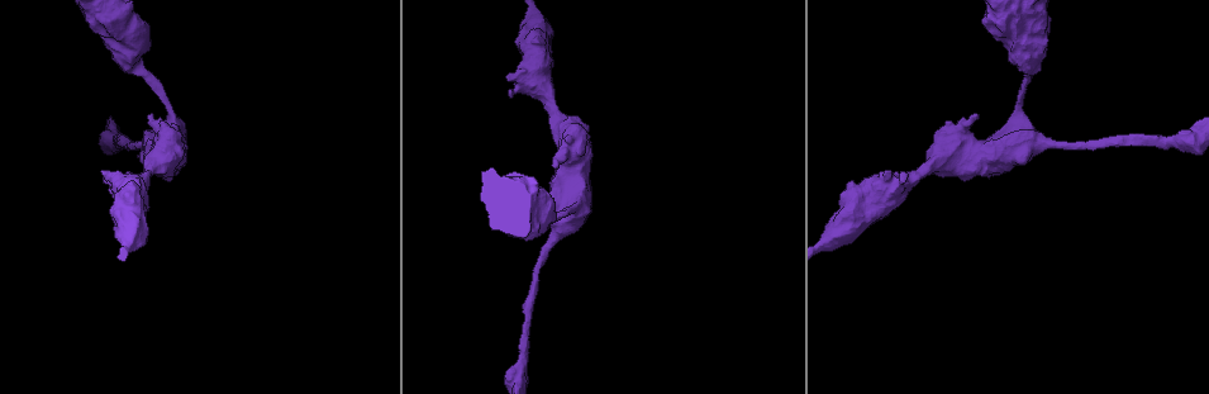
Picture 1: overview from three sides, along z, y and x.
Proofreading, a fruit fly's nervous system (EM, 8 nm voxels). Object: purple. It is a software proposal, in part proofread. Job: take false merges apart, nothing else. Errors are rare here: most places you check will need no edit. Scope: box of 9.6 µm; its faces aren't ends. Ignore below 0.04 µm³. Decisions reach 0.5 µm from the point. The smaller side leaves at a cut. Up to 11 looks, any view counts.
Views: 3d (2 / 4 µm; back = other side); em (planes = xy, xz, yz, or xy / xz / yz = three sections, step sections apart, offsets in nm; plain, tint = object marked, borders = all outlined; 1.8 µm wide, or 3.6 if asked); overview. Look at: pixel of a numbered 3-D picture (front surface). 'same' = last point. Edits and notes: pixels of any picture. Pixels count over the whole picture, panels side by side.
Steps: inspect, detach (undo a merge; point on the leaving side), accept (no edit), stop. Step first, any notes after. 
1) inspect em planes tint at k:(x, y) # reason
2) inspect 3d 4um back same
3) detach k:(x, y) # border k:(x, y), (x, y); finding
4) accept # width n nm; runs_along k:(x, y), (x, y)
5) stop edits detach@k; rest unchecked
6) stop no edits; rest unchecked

inspect 3d 4um back at 1:(557, 236) # thick turns thin

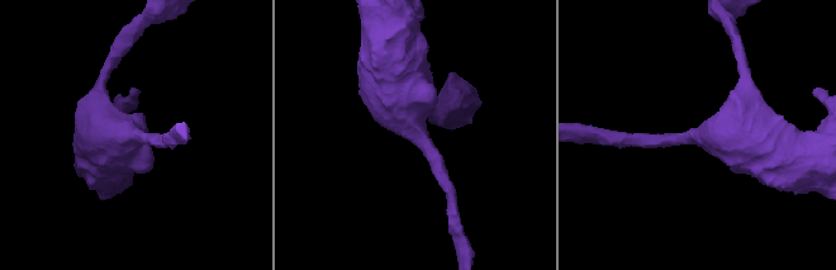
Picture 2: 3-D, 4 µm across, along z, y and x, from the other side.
inspect em 3.6um xz step 16 tint at 2:(136, 137) # arm_widths 180, 480 nm; shape alone is not enough

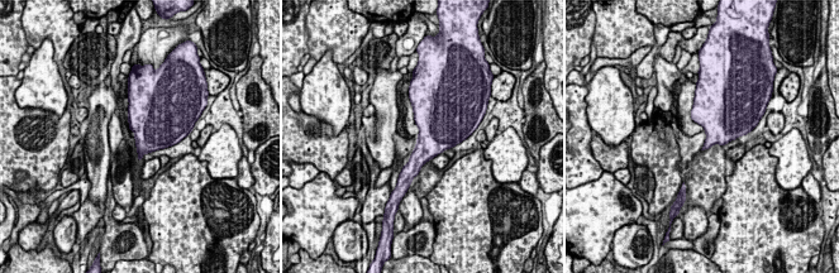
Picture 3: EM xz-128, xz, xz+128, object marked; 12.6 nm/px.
accept # continuous, no second neuron

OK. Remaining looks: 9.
inspect 3d 2um at 1:(1166, 144) # calibre changes

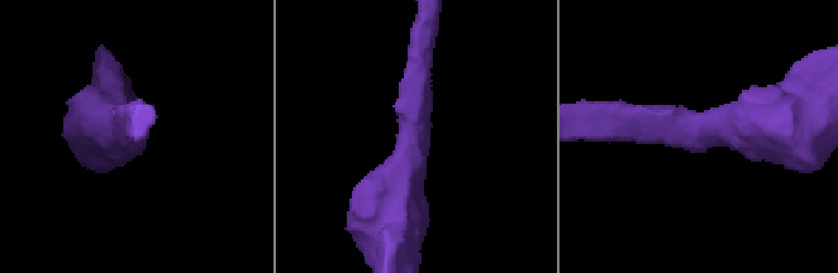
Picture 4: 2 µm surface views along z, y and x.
inspect em xz step 8 tint at 4:(702, 131) # arm_widths 190, 400 nm

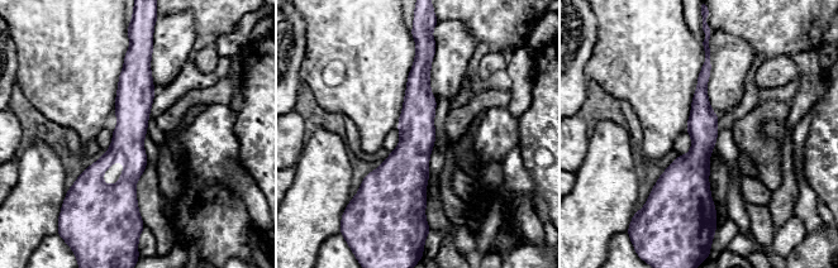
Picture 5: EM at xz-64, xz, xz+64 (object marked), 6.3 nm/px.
inspect em planes tint same

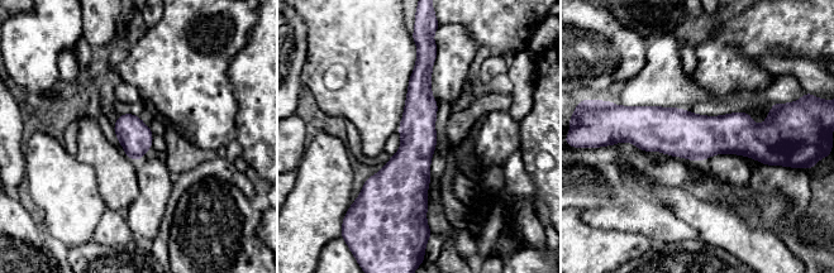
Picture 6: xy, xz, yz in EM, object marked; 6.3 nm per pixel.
accept # runs_along 6:(425, 61), (413, 158), (413, 212); continuous, no second neuron

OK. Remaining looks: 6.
inspect 3d 4um at 1:(944, 156) # sharp bend

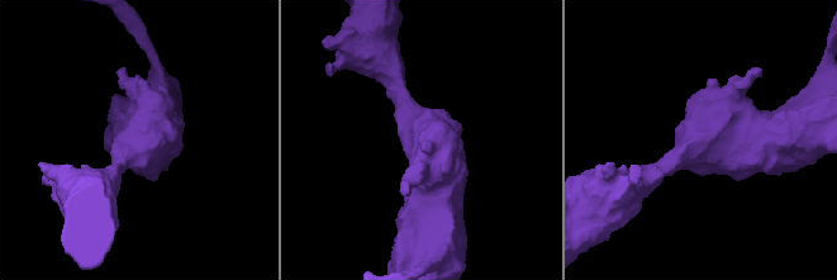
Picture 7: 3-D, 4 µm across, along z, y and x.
inspect em xz step 16 tint at 7:(145, 142) # need the tissue

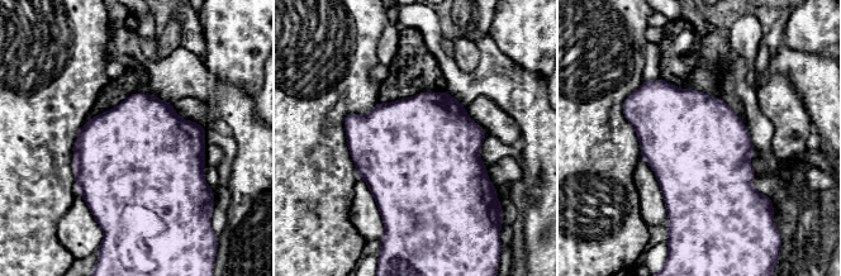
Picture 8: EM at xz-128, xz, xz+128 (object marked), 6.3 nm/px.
inspect em yz step 4 tint same # cut it another way

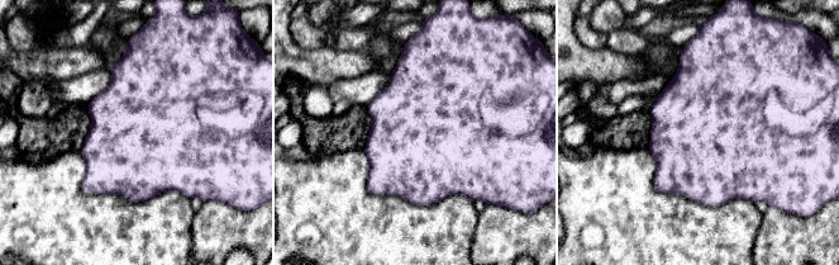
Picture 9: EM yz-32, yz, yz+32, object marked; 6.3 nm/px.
accept # one neuron here

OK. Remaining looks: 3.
inspect 3d 4um back at 1:(535, 19) # calibre changes

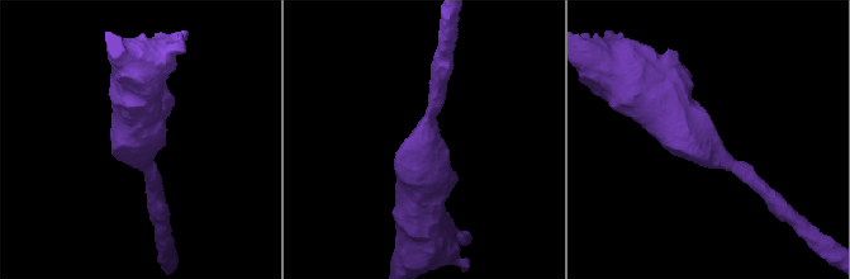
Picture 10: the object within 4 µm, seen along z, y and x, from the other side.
inspect em 3.6um planes plain at 10:(703, 144) # shape alone is not enough

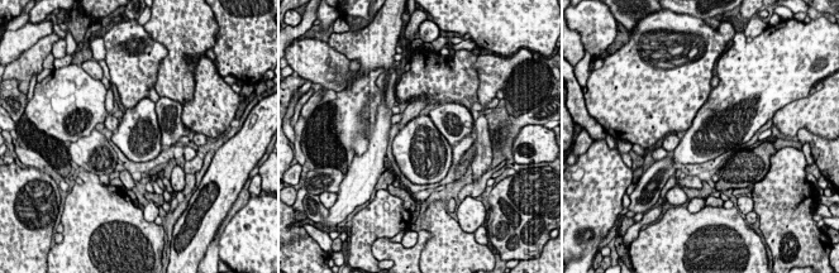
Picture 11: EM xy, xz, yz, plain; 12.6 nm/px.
inspect em 3.6um planes tint same # with the object marked

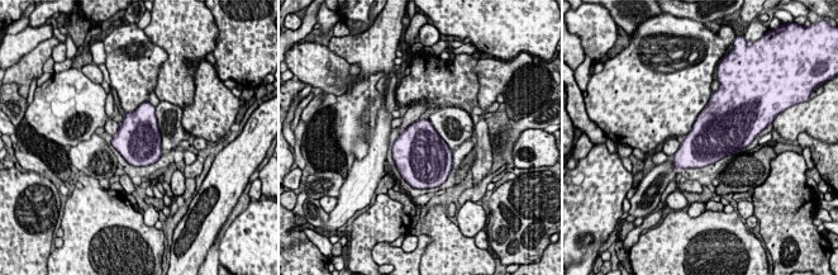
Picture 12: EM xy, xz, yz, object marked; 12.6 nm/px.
accept # continuous, no second neuron

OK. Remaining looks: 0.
stop no edits; rest unchecked

